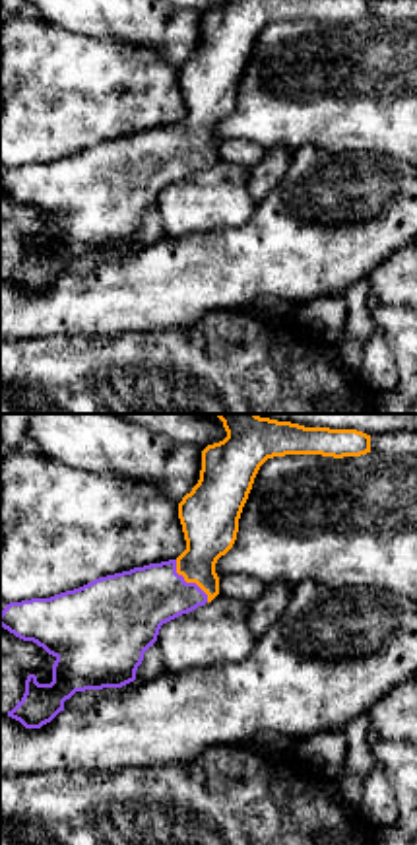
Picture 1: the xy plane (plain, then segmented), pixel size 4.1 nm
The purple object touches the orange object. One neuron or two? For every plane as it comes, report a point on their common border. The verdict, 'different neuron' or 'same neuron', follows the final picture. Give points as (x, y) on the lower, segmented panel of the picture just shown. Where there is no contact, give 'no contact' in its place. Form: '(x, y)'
(189, 583)

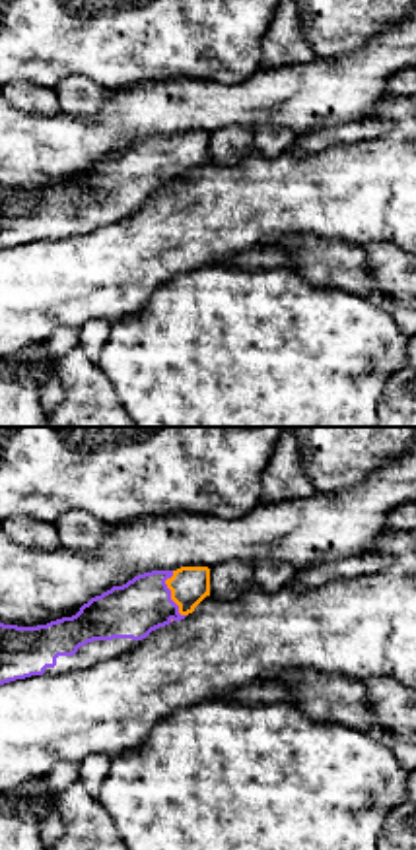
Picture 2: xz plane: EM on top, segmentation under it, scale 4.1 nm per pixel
(170, 594)

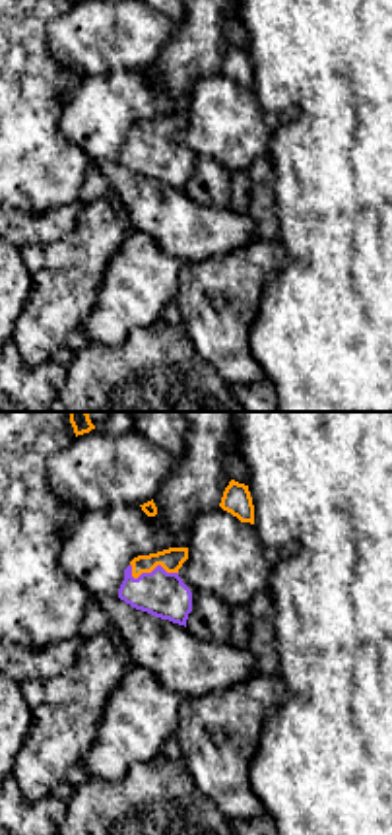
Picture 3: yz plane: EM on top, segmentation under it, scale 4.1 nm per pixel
(152, 571)

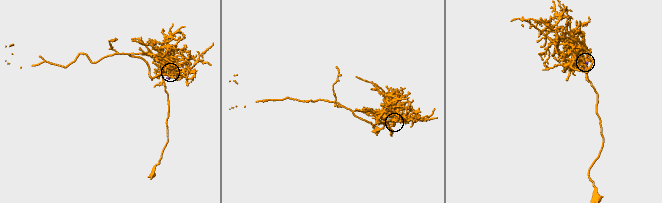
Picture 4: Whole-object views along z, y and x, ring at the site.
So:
same neuron

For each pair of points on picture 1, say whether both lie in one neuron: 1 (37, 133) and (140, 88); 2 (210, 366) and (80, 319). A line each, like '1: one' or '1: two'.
1: one
2: two

